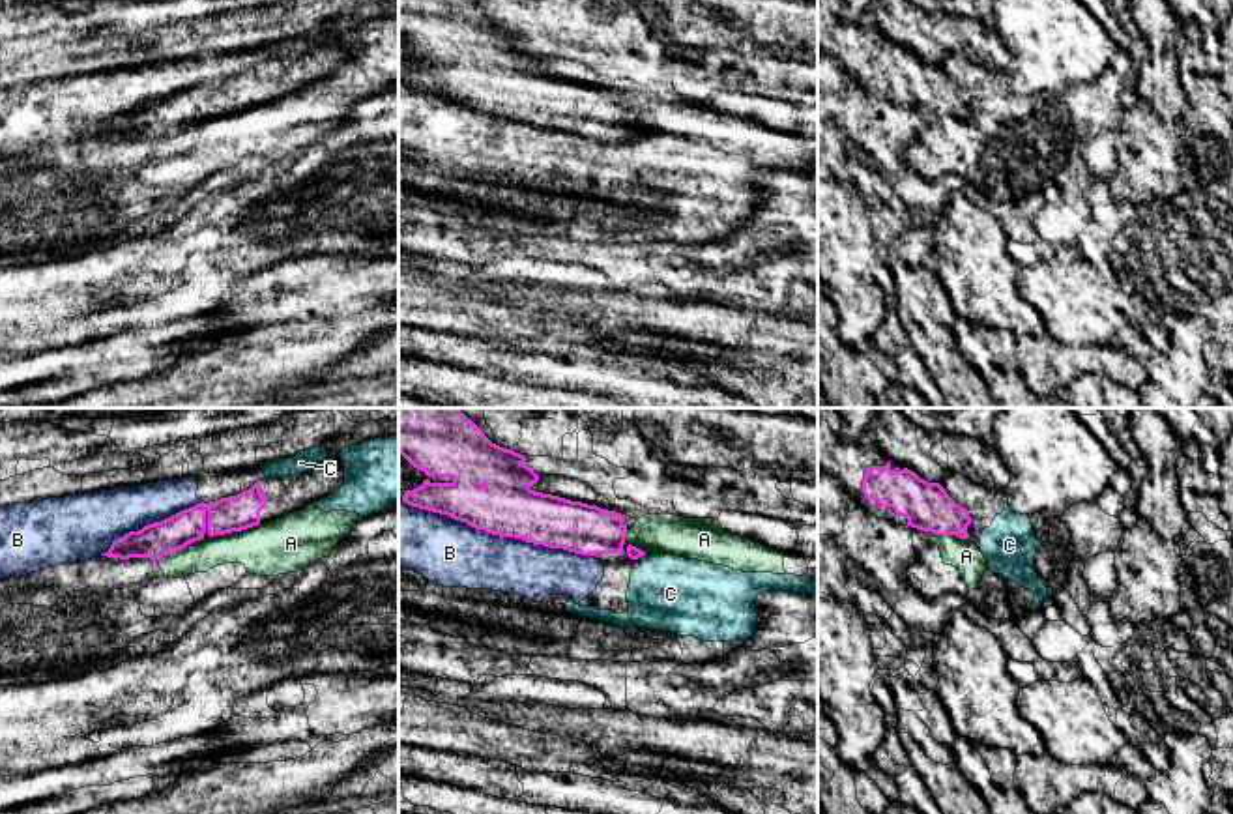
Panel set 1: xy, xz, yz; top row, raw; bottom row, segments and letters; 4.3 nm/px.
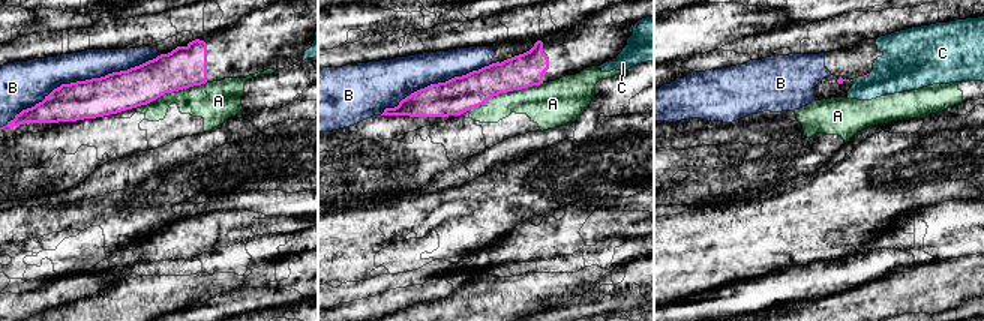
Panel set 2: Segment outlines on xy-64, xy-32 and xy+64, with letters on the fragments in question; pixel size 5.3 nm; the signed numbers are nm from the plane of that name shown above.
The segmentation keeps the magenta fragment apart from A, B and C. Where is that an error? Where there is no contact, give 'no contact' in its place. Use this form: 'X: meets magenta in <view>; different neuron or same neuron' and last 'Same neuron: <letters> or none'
A: meets magenta in xy; different neuron
B: meets magenta in xz; different neuron
C: meets magenta in xz; different neuron
Same neuron: none

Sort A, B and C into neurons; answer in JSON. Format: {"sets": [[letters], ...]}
{"sets": [["A", "B", "C"]]}

